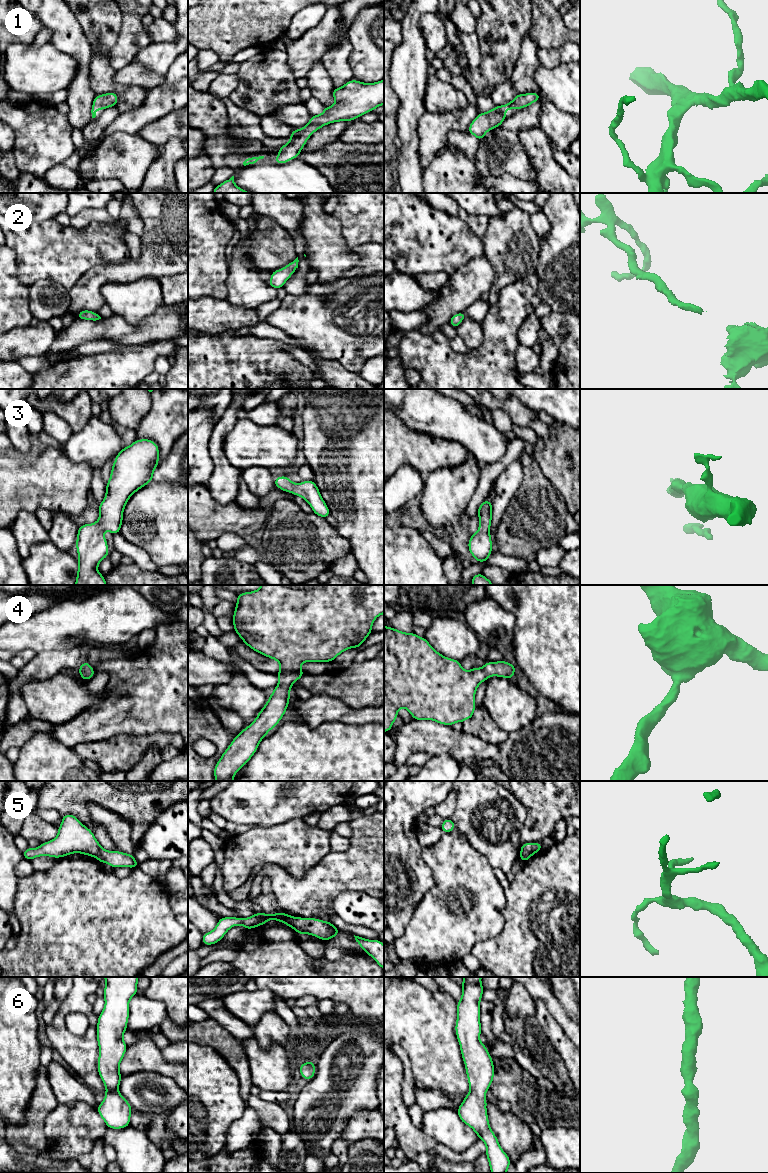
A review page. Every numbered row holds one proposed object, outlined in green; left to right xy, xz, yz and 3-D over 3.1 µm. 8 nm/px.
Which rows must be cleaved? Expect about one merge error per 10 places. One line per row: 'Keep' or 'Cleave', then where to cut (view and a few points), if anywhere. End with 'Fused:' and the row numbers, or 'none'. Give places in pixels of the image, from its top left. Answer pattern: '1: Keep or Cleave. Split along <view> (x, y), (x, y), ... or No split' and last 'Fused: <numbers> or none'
1: Keep. No split
2: Keep. No split
3: Keep. No split
4: Keep. No split
5: Cleave. Split along xz (294, 917), (294, 927), (300, 933)
6: Keep. No split
Fused: 5

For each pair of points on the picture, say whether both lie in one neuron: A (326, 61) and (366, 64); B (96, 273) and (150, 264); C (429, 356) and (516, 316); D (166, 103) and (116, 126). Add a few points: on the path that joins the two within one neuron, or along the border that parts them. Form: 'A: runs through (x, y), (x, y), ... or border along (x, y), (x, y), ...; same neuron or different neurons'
A: border along (348, 41), (351, 46), (348, 64), (354, 78); different neurons
B: runs through (109, 273), (125, 273), (137, 269); same neuron
C: runs through (453, 360), (480, 360), (499, 340); same neuron
D: runs through (154, 106), (144, 115), (128, 122); same neuron

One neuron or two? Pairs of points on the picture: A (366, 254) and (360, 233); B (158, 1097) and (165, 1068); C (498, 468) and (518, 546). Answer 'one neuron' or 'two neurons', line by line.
A: two neurons
B: two neurons
C: two neurons

